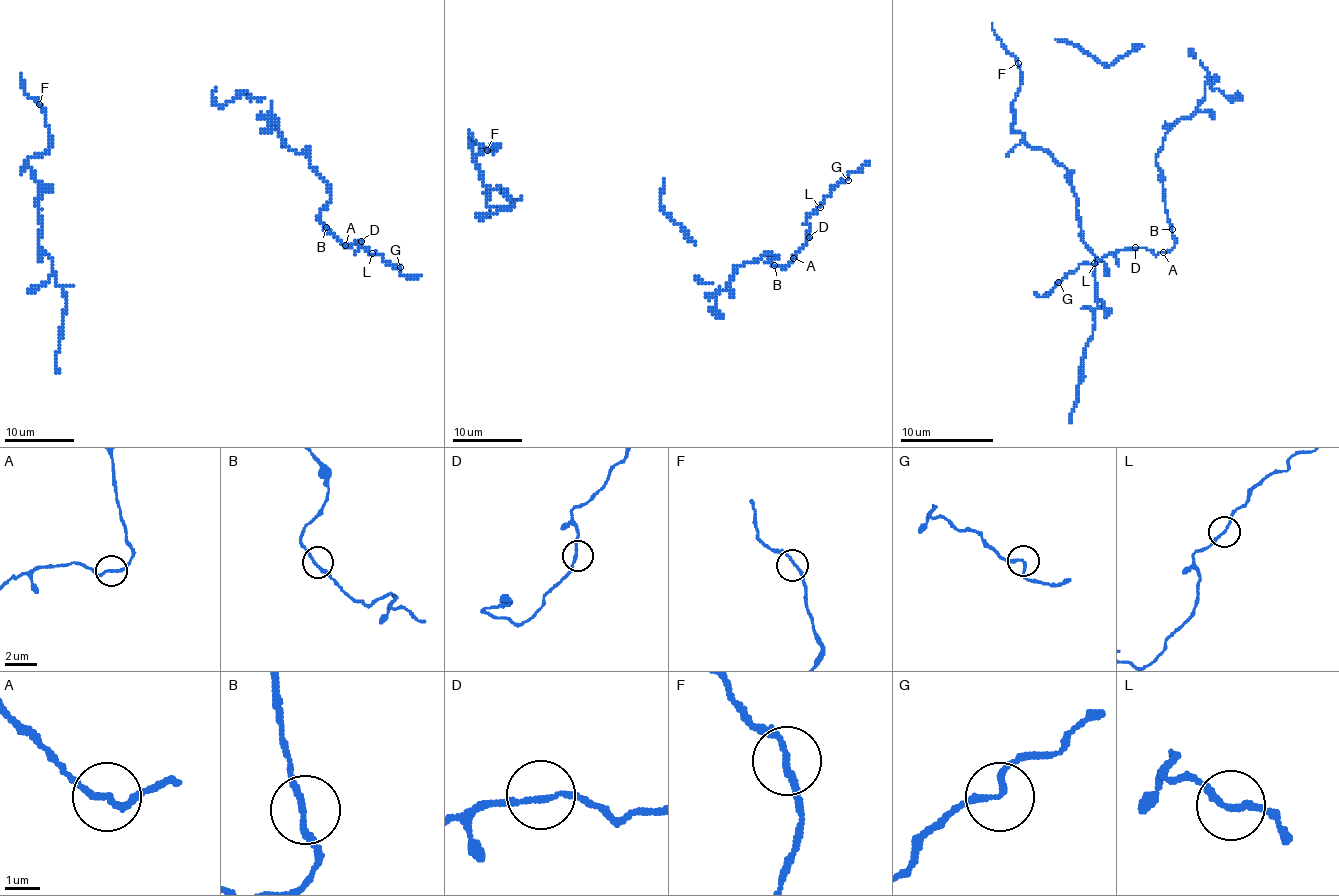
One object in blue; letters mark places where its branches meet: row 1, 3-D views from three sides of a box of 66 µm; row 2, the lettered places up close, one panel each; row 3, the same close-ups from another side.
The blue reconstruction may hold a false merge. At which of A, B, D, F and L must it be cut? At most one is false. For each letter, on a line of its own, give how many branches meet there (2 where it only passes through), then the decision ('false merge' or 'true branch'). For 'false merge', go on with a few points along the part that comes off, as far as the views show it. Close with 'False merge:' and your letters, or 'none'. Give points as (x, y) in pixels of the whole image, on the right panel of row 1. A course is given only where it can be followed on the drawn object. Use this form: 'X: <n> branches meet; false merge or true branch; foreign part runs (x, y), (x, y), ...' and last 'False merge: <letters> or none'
A: 2 branches meet; true branch
B: 2 branches meet; true branch
D: 2 branches meet; true branch
F: 2 branches meet; true branch
L: 2 branches meet; true branch
False merge: none

